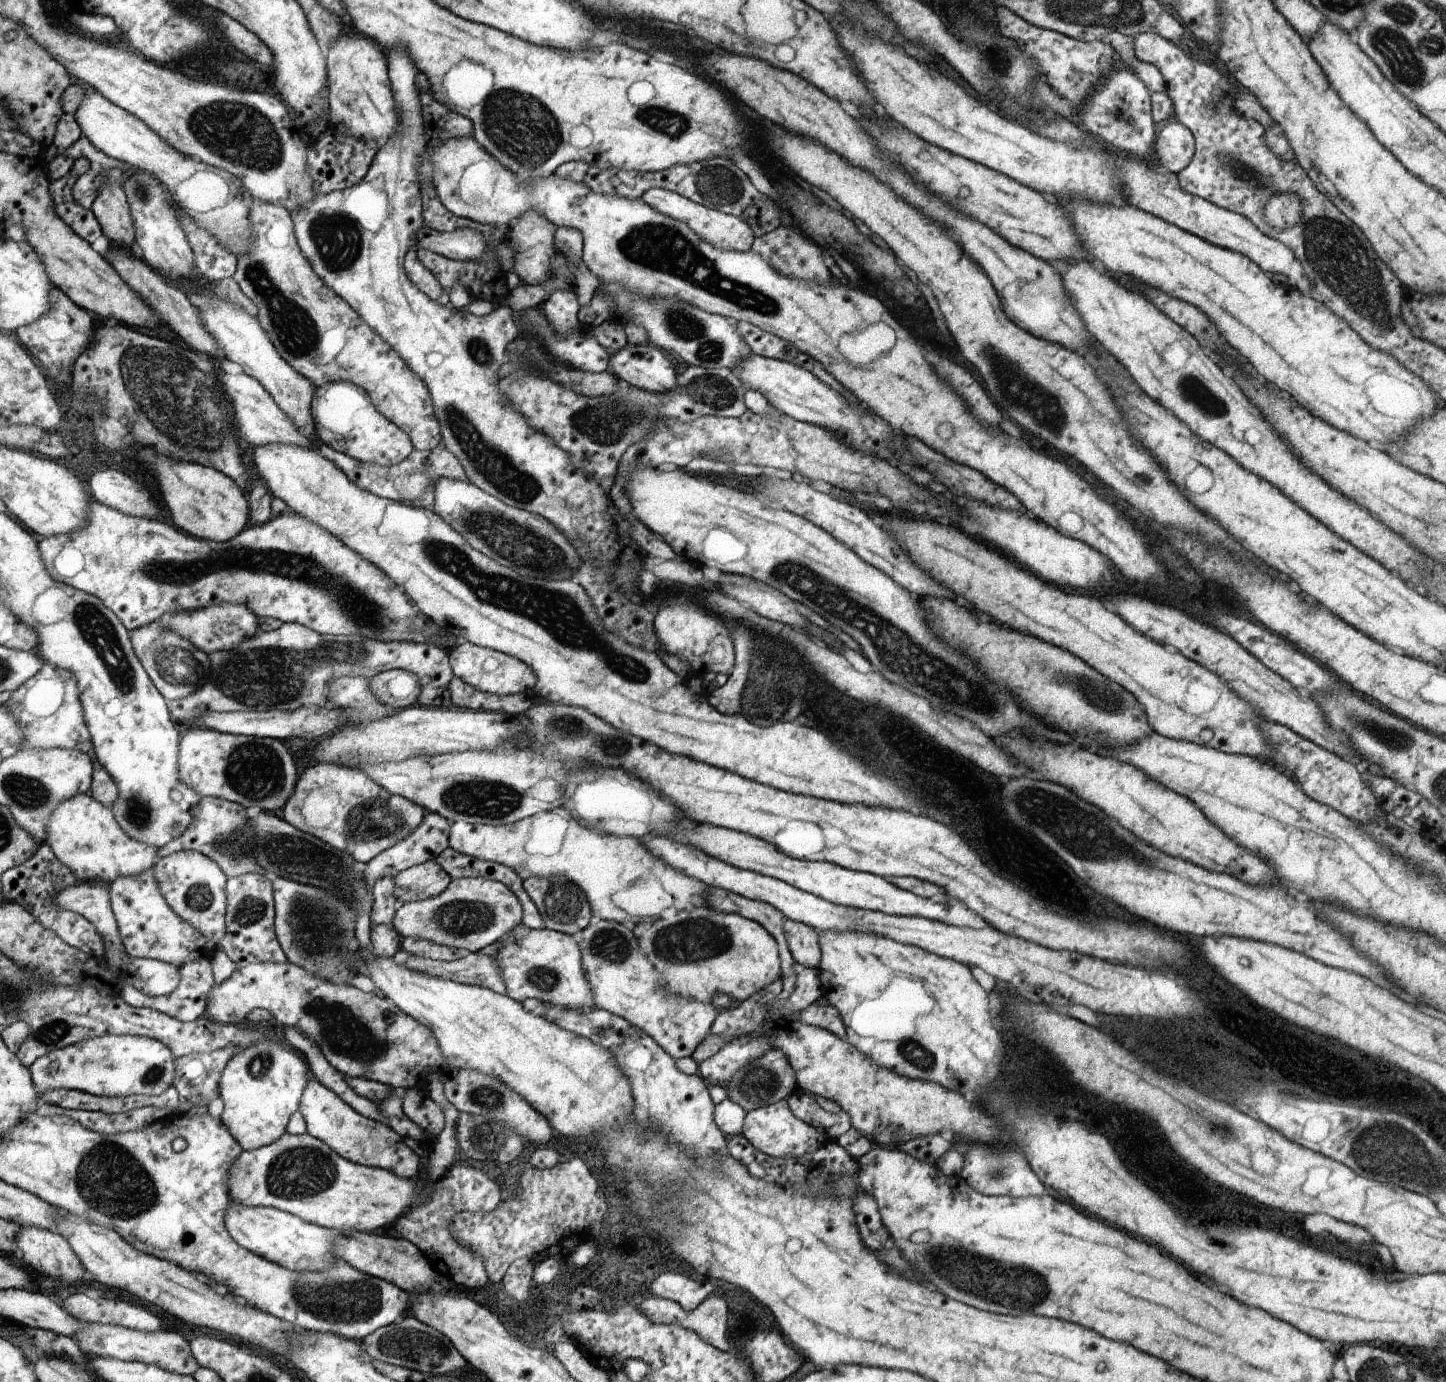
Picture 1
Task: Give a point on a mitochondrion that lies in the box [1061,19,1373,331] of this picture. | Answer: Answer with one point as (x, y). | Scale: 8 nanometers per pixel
(1240, 169)

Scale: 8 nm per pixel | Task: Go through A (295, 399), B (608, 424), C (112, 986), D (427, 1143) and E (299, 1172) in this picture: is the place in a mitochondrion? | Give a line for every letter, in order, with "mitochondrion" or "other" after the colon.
A: other
B: mitochondrion
C: other
D: other
E: mitochondrion

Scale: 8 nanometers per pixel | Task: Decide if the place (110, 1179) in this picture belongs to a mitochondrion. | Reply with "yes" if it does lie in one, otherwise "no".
yes

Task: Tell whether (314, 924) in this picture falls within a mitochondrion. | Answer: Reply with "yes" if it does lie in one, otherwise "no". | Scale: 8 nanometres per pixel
yes

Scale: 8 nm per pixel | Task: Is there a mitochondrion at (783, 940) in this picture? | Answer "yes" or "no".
no

